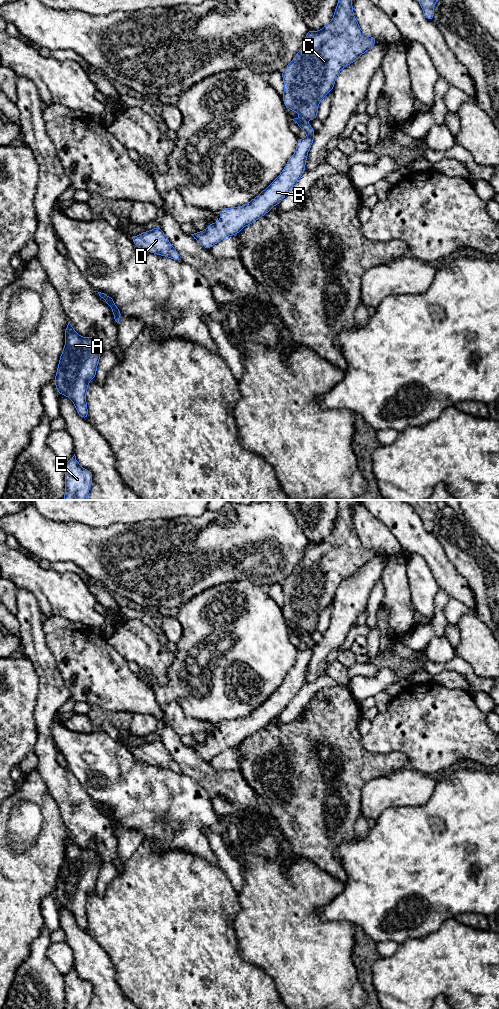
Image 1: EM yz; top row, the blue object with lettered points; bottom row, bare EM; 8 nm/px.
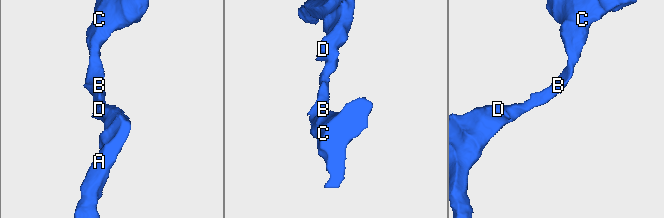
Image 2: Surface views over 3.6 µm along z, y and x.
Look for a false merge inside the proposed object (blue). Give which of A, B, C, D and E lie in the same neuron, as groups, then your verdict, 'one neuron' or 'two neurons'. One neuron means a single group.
groups A B C D E; one neuron

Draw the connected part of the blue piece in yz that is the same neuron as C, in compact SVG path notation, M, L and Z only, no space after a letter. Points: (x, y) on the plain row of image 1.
M337 500L337 502L339 510L332 532L326 537L324 537L324 539L320 543L313 543L310 541L308 542L302 560L298 563L293 572L281 584L284 593L284 604L282 608L284 617L287 621L293 622L304 631L303 633L300 630L294 630L291 632L293 632L305 645L307 645L308 648L306 650L299 650L297 652L296 663L289 670L287 676L285 677L280 687L258 708L253 710L249 715L244 716L242 718L222 721L221 723L219 723L220 725L219 733L207 737L207 740L204 743L198 743L194 746L191 746L194 749L194 751L197 752L205 761L212 760L215 756L219 755L228 748L237 747L245 738L253 736L256 732L263 729L270 722L272 722L272 720L275 717L279 717L281 715L283 710L291 702L296 693L305 684L305 677L307 673L308 664L314 653L314 646L316 645L316 643L312 640L312 638L306 635L305 633L317 631L319 615L330 603L333 602L336 590L339 587L340 583L344 579L354 575L356 572L360 570L362 566L364 566L366 563L370 562L373 558L376 557L377 555L376 551L372 548L365 547L362 544L354 528L352 508L357 502L361 503L361 501Z

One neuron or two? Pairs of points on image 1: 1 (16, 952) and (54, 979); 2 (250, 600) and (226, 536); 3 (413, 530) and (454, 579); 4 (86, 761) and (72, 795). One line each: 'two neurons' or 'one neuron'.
1: two neurons
2: two neurons
3: one neuron
4: two neurons

